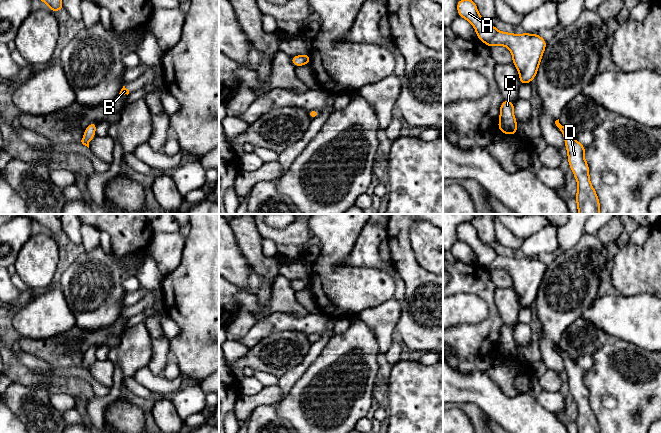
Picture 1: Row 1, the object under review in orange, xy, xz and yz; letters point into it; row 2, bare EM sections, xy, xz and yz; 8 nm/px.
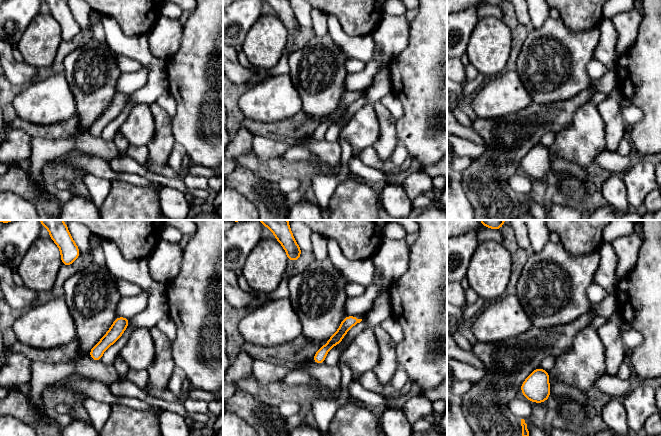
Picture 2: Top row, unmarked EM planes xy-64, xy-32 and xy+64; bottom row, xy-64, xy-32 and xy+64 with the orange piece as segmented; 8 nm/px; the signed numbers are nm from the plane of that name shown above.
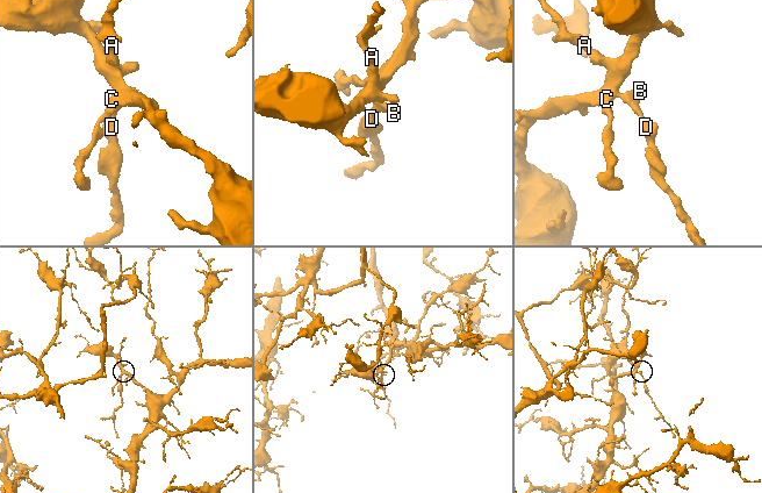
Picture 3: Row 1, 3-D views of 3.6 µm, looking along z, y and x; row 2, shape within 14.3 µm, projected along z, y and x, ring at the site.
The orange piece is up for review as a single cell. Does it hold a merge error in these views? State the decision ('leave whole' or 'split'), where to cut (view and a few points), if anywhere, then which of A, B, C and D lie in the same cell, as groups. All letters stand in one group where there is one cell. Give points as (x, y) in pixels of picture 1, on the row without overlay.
leave whole | no cut | A B C D

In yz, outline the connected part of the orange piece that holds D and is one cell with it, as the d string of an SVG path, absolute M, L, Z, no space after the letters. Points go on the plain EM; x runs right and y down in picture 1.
M559 343L555 348L564 360L568 386L578 407L575 421L578 433L600 433L598 420L590 407L589 390L584 382L586 371L568 357L567 353L559 347Z

